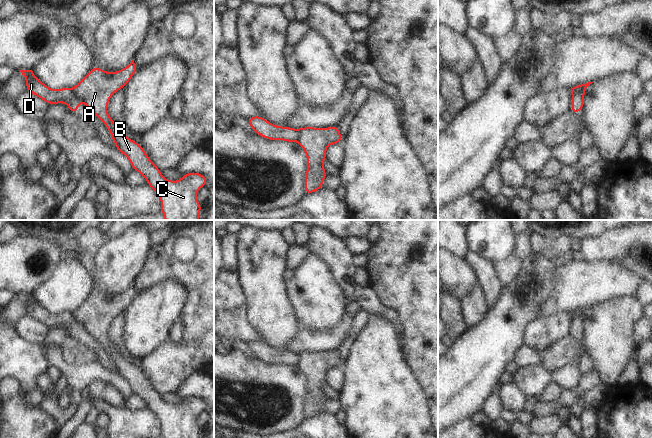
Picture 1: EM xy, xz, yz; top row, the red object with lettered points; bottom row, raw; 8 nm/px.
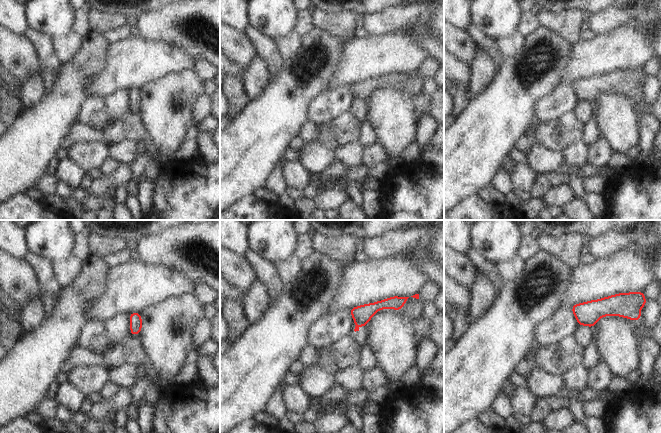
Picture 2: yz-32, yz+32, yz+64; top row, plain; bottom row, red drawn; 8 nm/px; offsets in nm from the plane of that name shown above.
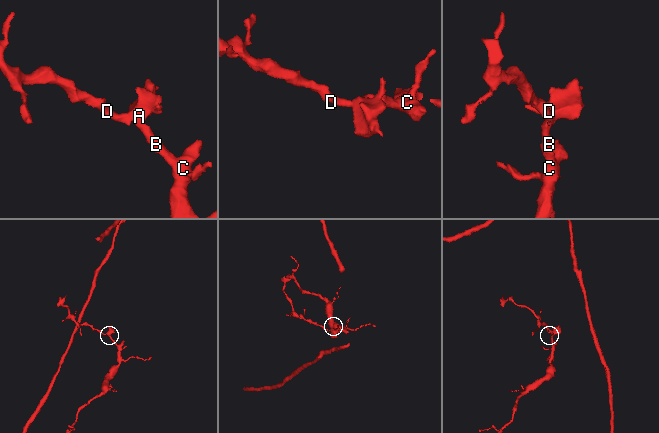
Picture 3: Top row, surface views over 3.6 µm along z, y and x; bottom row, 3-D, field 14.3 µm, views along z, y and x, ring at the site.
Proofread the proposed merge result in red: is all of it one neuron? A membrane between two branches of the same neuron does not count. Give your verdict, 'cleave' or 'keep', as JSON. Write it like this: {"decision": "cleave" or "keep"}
{"decision": "cleave"}

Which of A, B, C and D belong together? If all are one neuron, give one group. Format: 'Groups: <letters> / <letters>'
Groups: A B C / D.

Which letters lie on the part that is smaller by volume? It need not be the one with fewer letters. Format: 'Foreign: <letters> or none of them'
Foreign: D

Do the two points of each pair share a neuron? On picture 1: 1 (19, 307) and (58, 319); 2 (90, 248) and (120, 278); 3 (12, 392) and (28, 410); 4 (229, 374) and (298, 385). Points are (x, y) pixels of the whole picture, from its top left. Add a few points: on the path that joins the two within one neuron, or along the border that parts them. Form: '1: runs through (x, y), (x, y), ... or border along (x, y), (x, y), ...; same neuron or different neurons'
1: border along (19, 294), (25, 301), (27, 314); different neurons
2: border along (107, 239), (97, 251), (89, 268); different neurons
3: runs through (14, 396), (24, 406); same neuron
4: runs through (246, 379), (281, 384); same neuron

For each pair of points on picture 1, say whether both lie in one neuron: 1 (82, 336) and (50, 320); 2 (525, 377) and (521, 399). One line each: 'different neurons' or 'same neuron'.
1: same neuron
2: different neurons

